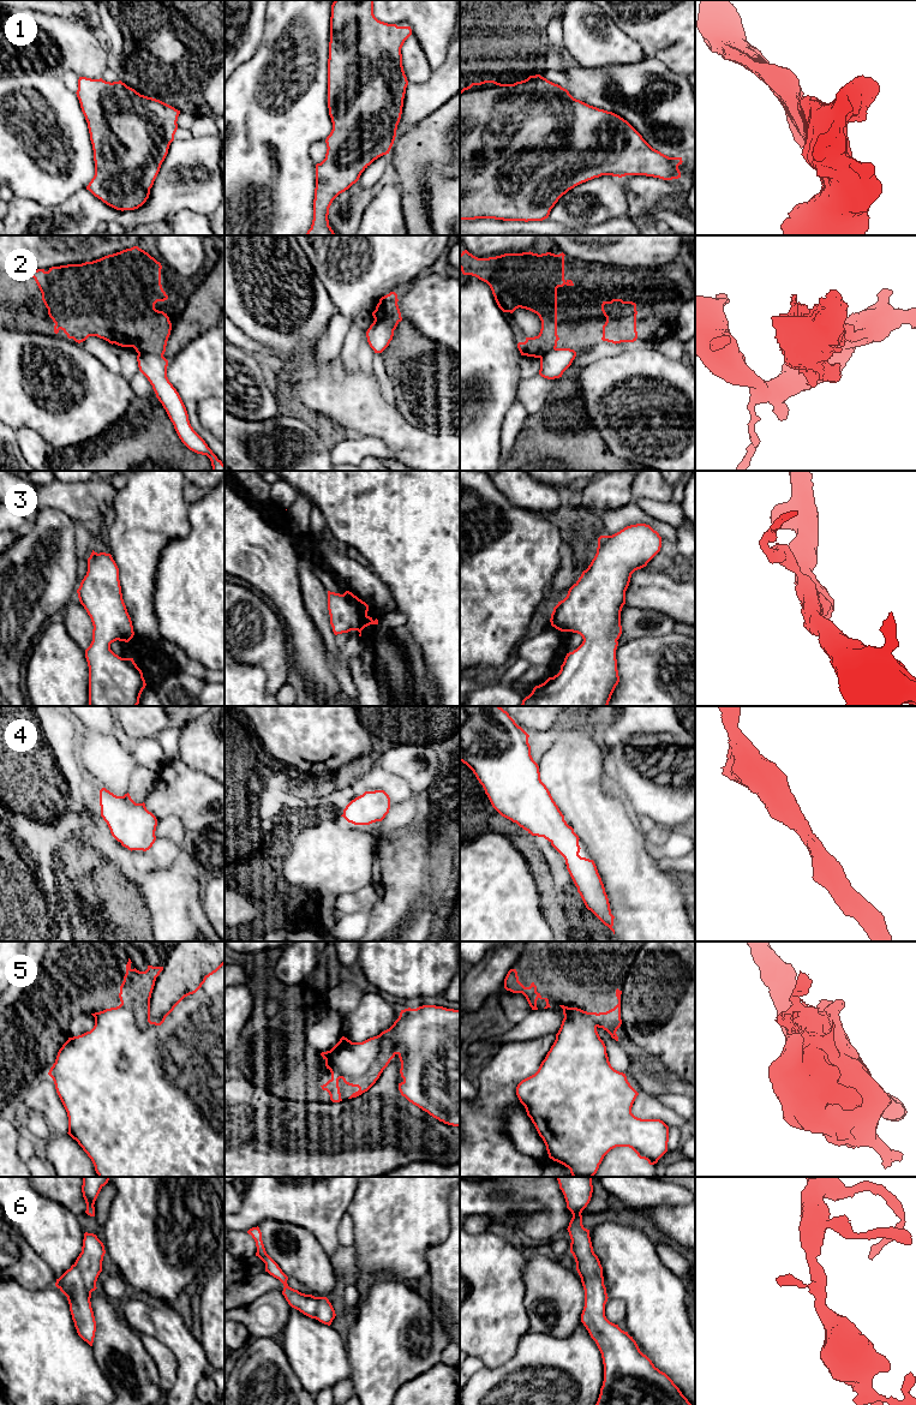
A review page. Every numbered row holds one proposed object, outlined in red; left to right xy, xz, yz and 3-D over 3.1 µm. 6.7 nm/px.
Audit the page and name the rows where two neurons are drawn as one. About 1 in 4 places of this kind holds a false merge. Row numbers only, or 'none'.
2, 5

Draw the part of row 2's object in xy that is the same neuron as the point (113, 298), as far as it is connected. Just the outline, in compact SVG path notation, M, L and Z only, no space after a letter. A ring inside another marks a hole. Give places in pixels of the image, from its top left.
M133 246L92 262L52 267L48 271L37 269L30 274L42 293L42 300L48 309L49 317L55 323L55 334L61 329L68 339L73 339L78 343L89 336L97 336L112 345L133 347L137 353L163 355L172 323L167 313L155 309L157 301L168 299L161 285L161 269L160 262L138 246Z

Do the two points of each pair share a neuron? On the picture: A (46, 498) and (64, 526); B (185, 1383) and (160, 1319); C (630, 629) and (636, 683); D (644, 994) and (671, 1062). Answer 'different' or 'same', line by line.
A: different
B: same
C: different
D: same

